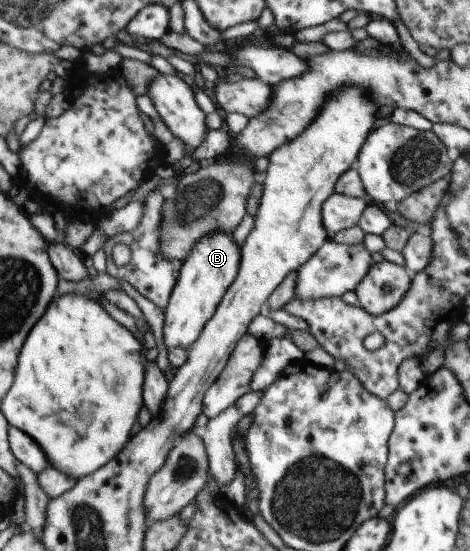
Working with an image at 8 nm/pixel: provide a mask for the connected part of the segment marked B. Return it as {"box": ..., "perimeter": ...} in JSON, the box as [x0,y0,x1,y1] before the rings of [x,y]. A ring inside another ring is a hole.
{"box":[163,232,241,351],"perimeter":[[[213,232],[197,240],[187,254],[182,255],[181,261],[175,288],[164,310],[163,340],[168,349],[183,348],[187,351],[199,338],[205,324],[213,318],[217,306],[237,278],[241,264],[241,246],[233,240],[233,234]]]}

